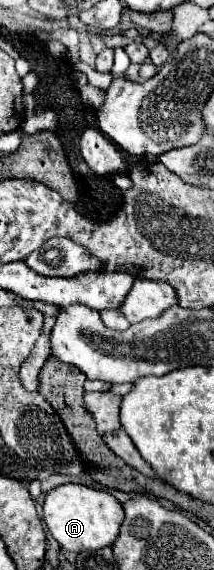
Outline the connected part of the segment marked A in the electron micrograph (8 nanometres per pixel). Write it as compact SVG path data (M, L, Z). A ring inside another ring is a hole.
M69 483L69 485L59 485L45 495L43 517L49 533L63 549L81 553L113 545L123 521L123 507L107 491L97 491L85 485Z

